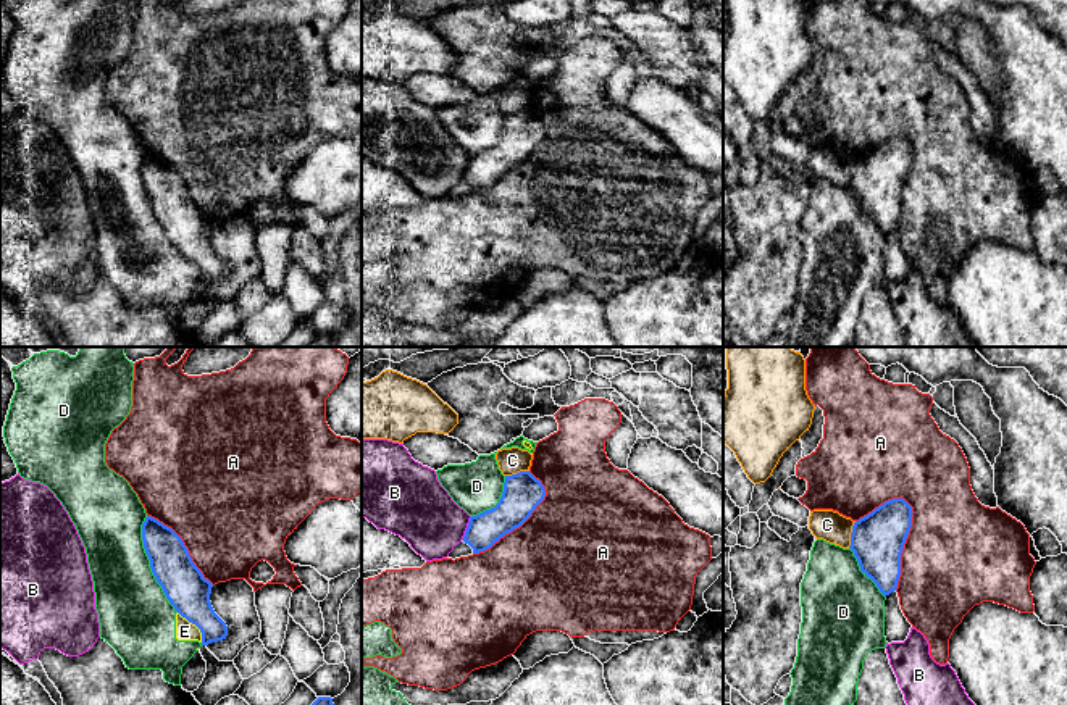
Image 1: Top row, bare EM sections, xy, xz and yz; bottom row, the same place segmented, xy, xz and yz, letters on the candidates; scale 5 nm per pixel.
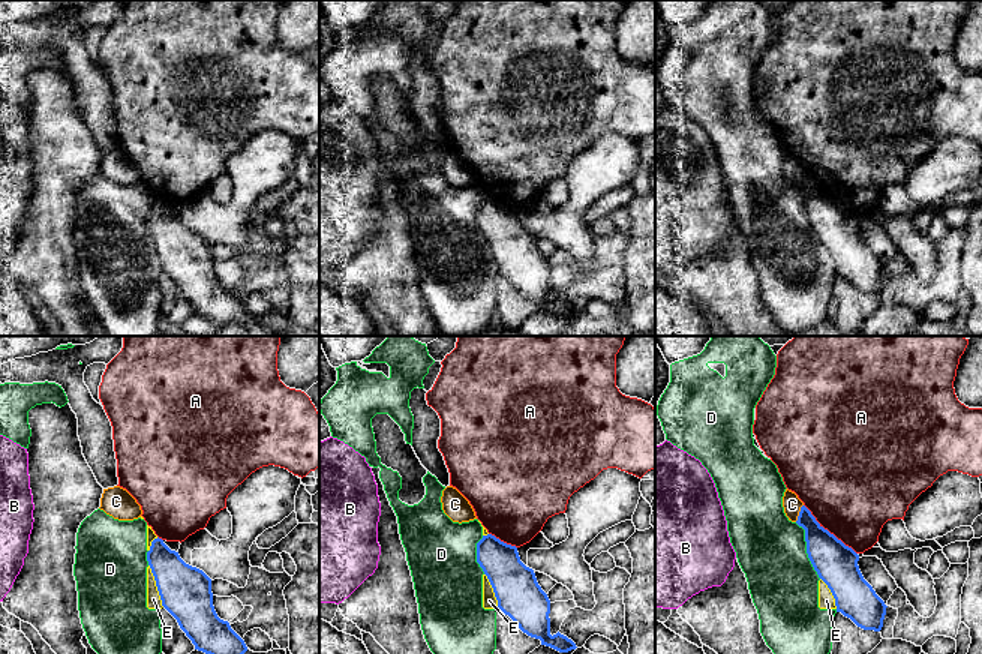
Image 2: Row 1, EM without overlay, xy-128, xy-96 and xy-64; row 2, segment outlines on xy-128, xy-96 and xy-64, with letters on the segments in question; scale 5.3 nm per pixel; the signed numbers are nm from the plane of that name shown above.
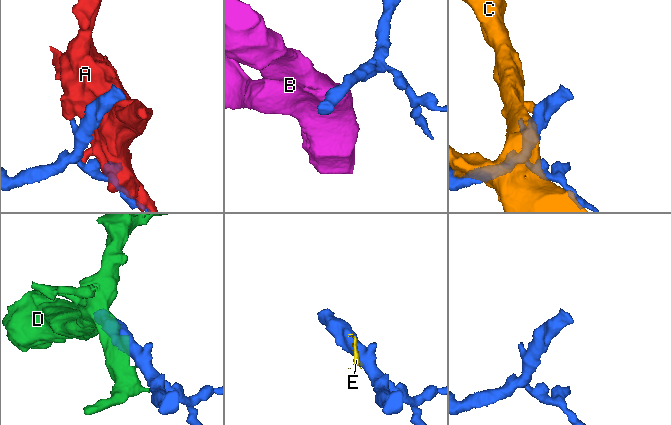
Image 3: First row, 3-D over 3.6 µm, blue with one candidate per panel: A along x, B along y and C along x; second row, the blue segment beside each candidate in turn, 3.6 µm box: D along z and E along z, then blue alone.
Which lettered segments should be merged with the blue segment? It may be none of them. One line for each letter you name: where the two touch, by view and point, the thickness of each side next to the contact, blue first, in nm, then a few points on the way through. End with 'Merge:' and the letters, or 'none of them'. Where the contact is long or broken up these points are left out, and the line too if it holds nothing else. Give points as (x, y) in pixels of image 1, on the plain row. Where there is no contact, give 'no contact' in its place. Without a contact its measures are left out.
Merge: none of them

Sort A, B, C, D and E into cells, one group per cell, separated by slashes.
A / B / C / D E

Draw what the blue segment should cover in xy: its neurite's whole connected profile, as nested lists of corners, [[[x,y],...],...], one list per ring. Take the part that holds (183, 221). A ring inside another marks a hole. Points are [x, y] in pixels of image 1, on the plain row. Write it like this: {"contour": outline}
{"contour": [[[147,155],[142,163],[142,179],[157,221],[161,224],[174,248],[200,268],[202,284],[226,277],[228,265],[215,252],[210,240],[213,223],[205,218],[202,210],[195,205],[182,177],[171,166],[152,155]]]}

